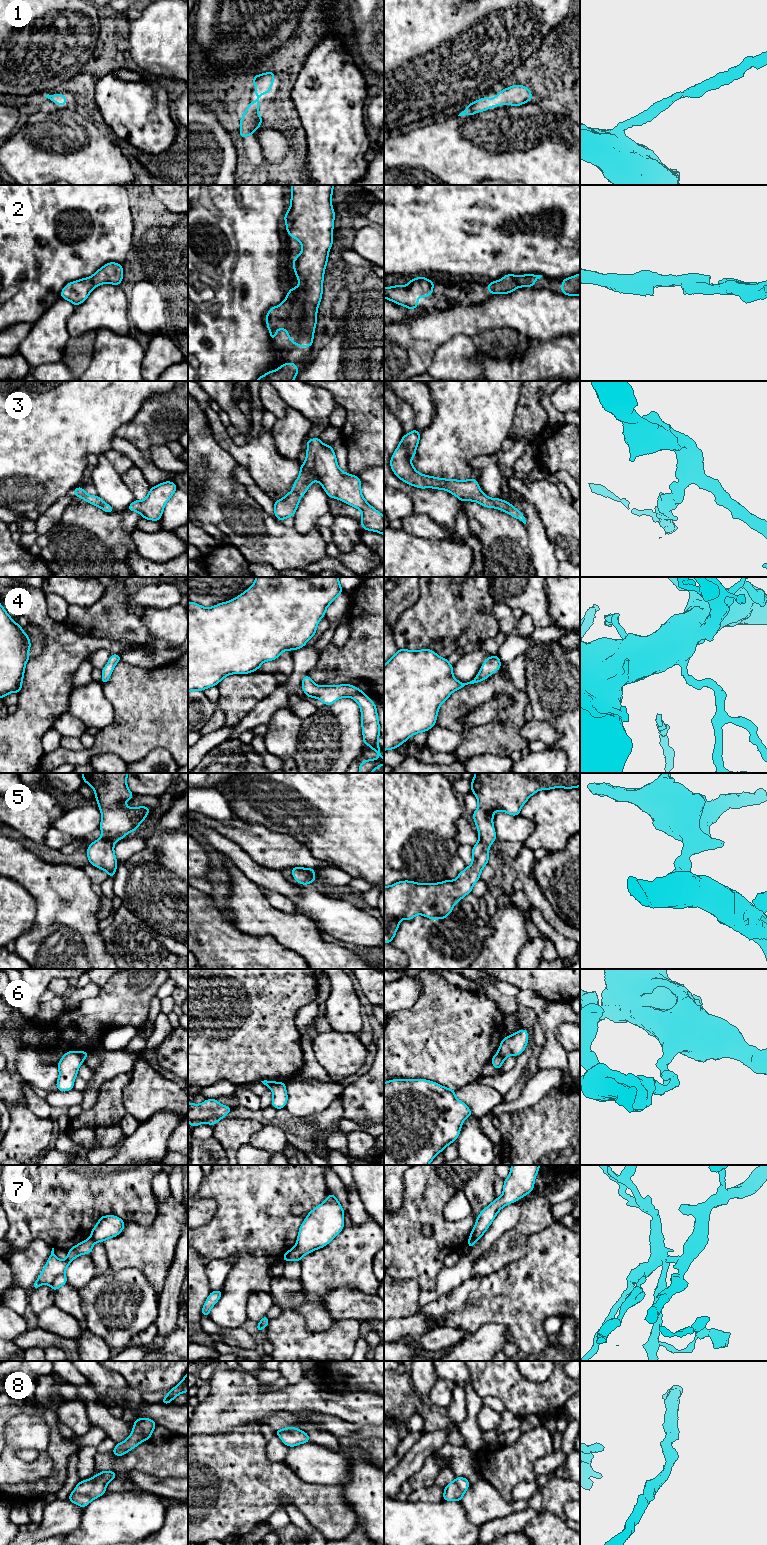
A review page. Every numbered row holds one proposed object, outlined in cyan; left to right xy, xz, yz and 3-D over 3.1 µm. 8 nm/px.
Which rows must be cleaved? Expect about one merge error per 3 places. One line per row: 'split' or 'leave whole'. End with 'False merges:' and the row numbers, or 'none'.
1: leave whole
2: leave whole
3: leave whole
4: leave whole
5: leave whole
6: split
7: split
8: leave whole
False merges: 6, 7

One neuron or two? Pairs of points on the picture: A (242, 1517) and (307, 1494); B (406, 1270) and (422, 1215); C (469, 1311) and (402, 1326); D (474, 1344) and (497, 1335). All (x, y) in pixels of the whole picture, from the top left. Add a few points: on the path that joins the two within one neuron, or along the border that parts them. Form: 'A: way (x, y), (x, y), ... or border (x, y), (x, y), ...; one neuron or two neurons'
A: way (258, 1501), (268, 1491), (291, 1491); one neuron
B: way (406, 1256), (405, 1232), (408, 1229); one neuron
C: border (420, 1310), (431, 1319), (433, 1326); two neurons
D: way (480, 1344), (484, 1344), (491, 1338); one neuron

